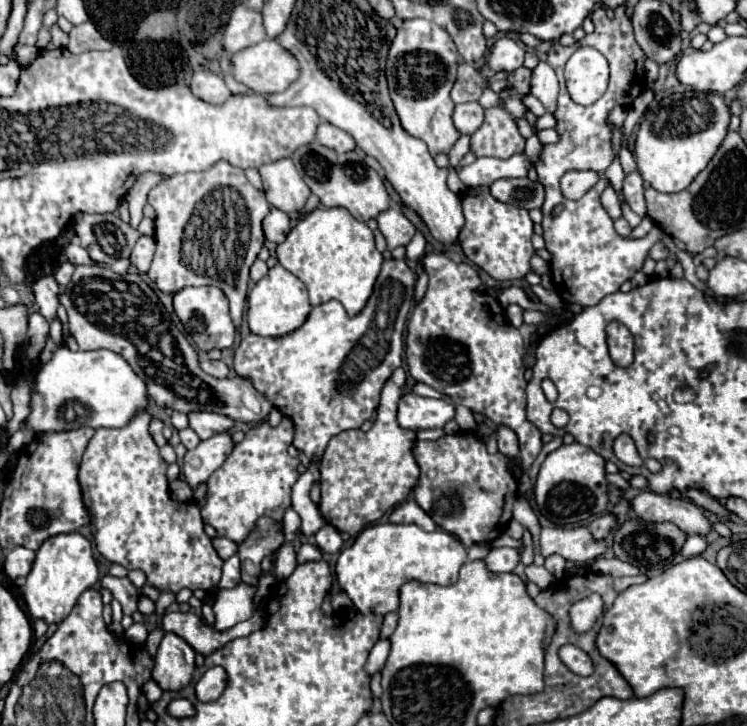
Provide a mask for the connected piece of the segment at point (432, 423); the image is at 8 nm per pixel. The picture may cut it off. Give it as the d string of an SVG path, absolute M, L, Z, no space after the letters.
M407 393L399 399L397 423L403 429L421 431L421 429L443 427L453 417L455 417L455 405L447 397L429 399L429 397L419 397L419 395Z

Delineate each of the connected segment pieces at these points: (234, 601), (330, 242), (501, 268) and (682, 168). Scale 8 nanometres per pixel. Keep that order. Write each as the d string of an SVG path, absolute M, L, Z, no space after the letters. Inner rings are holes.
M239 583L233 589L221 589L213 603L214 628L217 631L227 631L239 621L249 619L253 615L255 591L257 585L247 585L247 583Z
M317 207L303 215L287 239L277 245L277 259L307 285L313 307L337 299L349 315L365 307L383 263L383 255L373 241L373 231L345 207Z
M475 187L463 197L463 217L465 225L459 233L459 245L469 261L487 271L499 283L519 281L529 273L529 259L535 249L531 245L533 221L525 209L517 209L489 197L487 187Z
M687 89L661 99L659 105L649 109L645 115L635 141L637 169L645 183L661 193L677 193L687 189L723 143L729 119L729 107L717 93L699 93L695 89Z

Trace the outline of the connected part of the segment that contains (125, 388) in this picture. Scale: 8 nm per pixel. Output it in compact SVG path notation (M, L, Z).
M59 347L51 361L37 373L37 383L31 393L31 415L25 421L25 429L35 433L67 431L79 427L125 427L135 415L147 409L149 397L143 379L131 369L131 365L113 351L71 351Z

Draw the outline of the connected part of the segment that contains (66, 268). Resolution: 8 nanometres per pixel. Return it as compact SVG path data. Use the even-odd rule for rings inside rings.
M63 263L57 271L55 271L55 281L59 283L59 285L67 285L69 281L71 281L71 275L73 275L73 265L71 263Z

